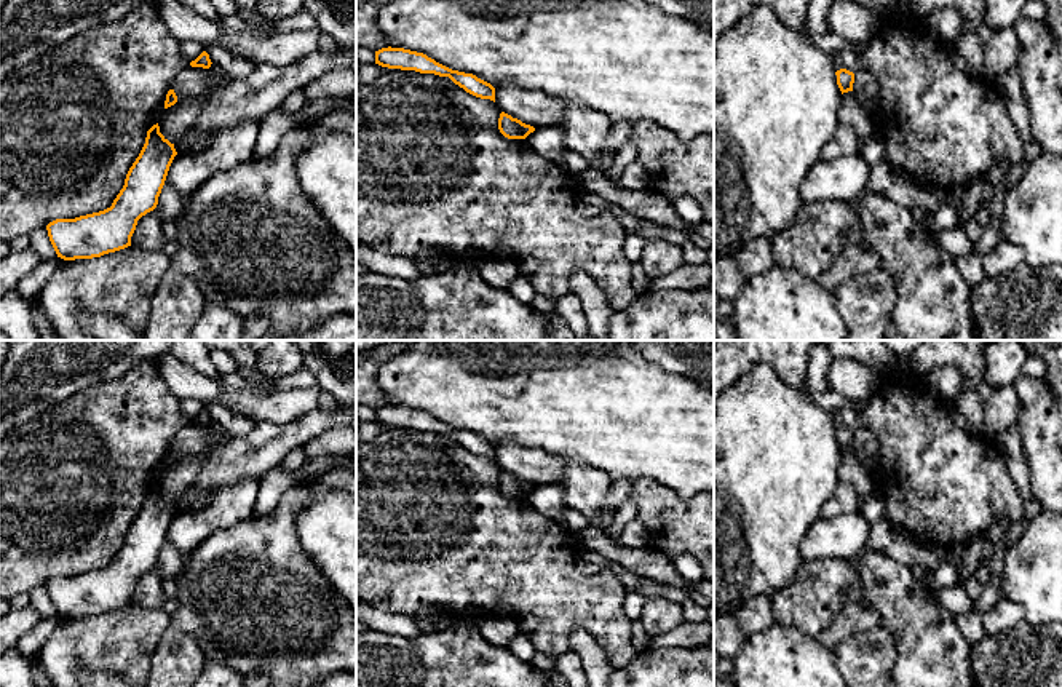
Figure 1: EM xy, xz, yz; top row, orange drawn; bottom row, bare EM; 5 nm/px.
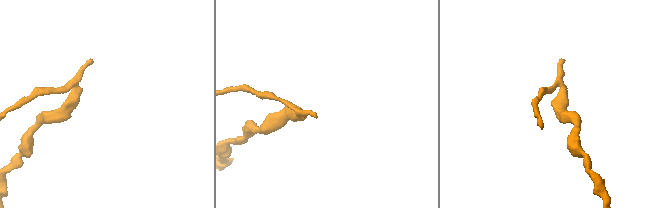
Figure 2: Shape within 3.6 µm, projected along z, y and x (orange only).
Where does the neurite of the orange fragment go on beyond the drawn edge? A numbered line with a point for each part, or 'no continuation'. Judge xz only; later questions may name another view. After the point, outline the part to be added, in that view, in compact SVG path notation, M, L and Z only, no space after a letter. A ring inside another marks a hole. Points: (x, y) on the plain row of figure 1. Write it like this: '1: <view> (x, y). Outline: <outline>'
no continuation

